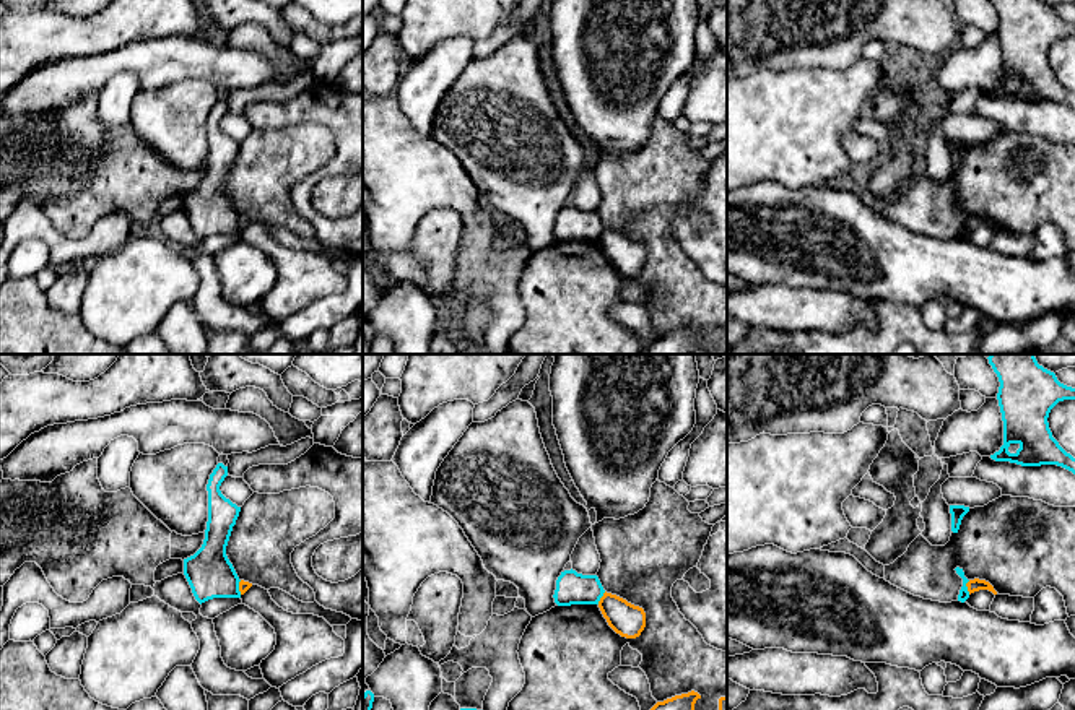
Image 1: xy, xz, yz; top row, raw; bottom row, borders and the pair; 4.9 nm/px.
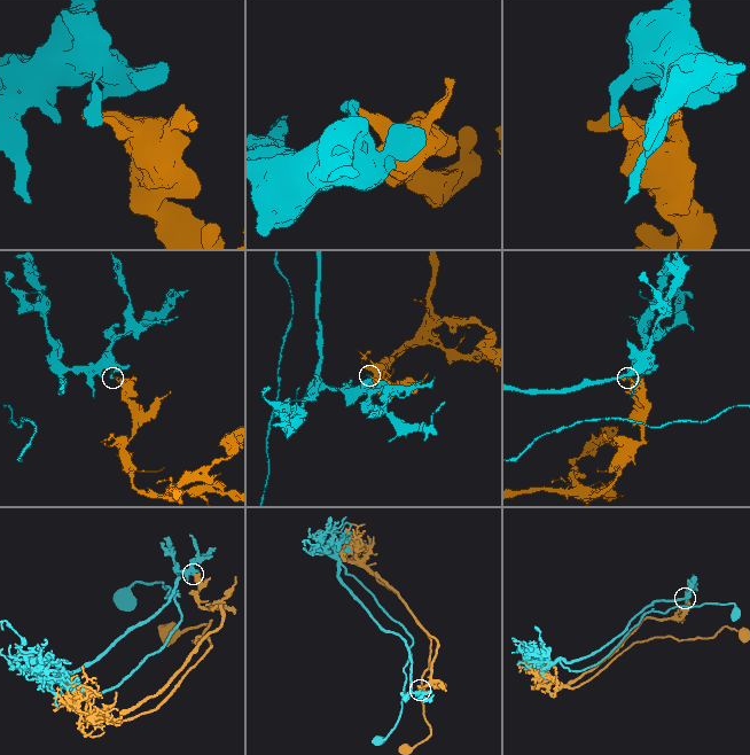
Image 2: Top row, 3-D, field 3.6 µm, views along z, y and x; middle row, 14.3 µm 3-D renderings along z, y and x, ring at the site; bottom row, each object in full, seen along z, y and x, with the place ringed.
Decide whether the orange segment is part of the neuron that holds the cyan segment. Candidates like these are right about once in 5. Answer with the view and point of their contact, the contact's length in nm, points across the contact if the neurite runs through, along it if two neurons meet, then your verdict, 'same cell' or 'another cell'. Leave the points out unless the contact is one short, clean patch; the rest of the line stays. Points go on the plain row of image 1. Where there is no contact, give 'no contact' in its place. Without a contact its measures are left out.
meets cyan in yz at (966, 223); contact 70 nm long; border along yz (970, 216), (966, 220), (968, 229); another cell

